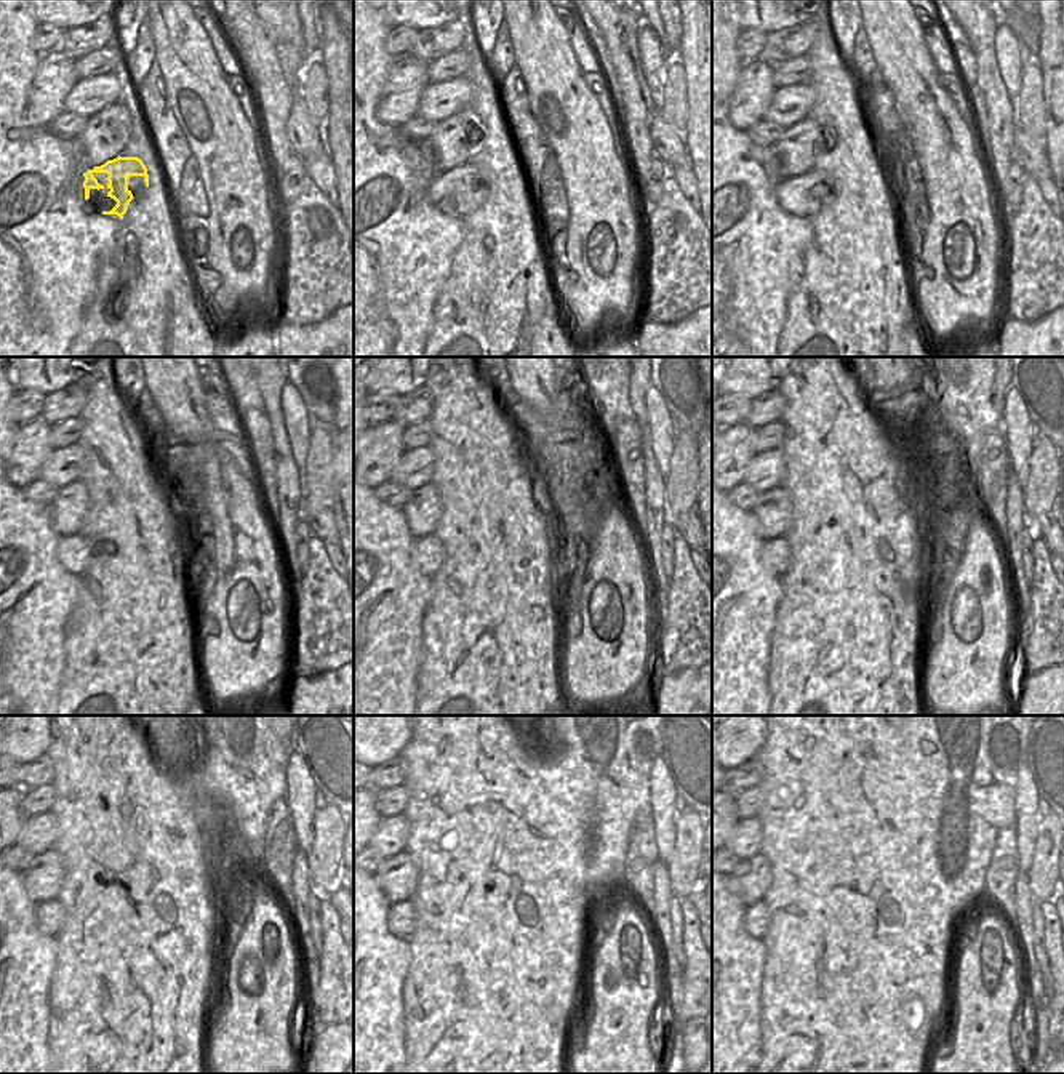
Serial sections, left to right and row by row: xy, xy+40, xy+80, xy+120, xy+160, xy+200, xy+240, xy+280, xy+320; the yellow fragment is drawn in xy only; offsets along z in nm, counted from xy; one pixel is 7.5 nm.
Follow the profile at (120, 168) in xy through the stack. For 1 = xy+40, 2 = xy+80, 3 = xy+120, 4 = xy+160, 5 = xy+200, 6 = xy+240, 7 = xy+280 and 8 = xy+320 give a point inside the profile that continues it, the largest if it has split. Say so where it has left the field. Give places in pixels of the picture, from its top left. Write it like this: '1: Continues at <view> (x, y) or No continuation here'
1: Continues at xy+40 (458, 178)
2: Continues at xy+80 (791, 192)
3: Continues at xy+120 (74, 551)
4: Continues at xy+160 (428, 554)
5: Continues at xy+200 (776, 557)
6: Continues at xy+240 (50, 916)
7: Continues at xy+280 (400, 917)
8: Continues at xy+320 (756, 916)

